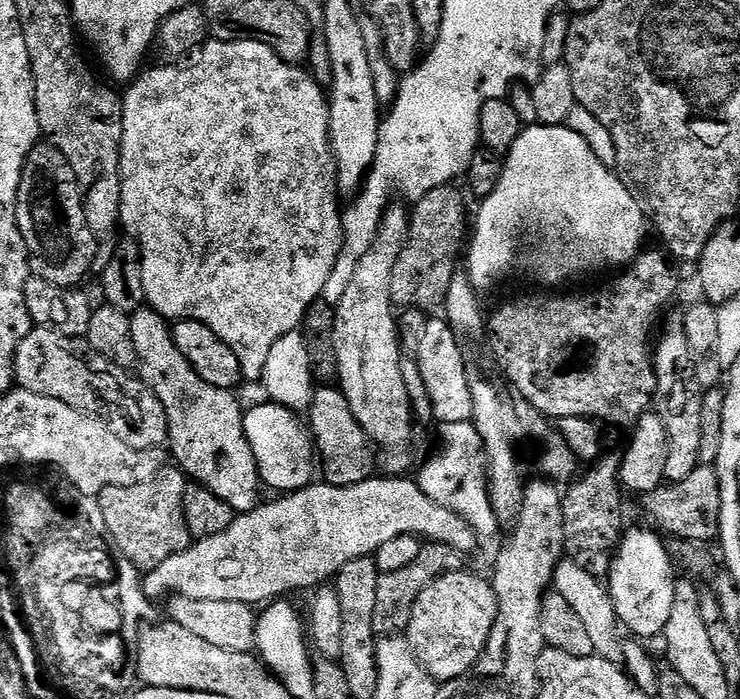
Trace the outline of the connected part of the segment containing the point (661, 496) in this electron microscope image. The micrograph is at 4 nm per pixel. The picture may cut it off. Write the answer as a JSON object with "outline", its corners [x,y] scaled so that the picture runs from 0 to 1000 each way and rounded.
{"outline":[[[946,665],[931,684],[915,692],[900,690],[881,704],[872,705],[866,715],[872,732],[886,747],[885,754],[908,764],[911,770],[959,778],[973,765],[974,701],[964,665]]]}

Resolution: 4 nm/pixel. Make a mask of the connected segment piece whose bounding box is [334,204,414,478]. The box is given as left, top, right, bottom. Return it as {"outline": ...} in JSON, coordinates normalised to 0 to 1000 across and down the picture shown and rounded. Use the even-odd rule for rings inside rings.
{"outline":[[[526,293],[505,349],[484,375],[474,402],[453,436],[451,495],[458,526],[457,552],[470,574],[478,598],[499,631],[509,641],[520,680],[547,680],[557,664],[558,589],[543,542],[538,458],[527,426],[528,393],[551,345],[553,302],[547,295]]]}

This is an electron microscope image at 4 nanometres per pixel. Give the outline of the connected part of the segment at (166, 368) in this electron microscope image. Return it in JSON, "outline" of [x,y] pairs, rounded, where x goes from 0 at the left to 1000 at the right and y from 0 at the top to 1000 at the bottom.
{"outline":[[[199,438],[174,451],[176,484],[181,484],[181,506],[184,508],[184,526],[188,542],[195,545],[195,551],[207,561],[219,575],[219,587],[224,587],[227,599],[226,639],[230,642],[236,662],[241,665],[250,682],[258,684],[264,691],[272,692],[274,698],[282,698],[300,718],[305,718],[314,725],[315,734],[328,735],[342,732],[353,720],[354,694],[349,667],[343,661],[343,644],[338,644],[338,632],[332,632],[332,615],[330,614],[331,585],[324,584],[319,574],[320,562],[307,555],[284,552],[284,546],[273,546],[268,535],[246,512],[246,505],[241,502],[241,495],[235,495],[235,484],[228,459],[212,449],[209,443]]]}

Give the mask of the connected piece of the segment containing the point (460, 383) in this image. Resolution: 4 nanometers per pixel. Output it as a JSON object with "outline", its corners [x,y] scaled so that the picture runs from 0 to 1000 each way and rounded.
{"outline":[[[580,455],[576,461],[576,479],[559,506],[565,529],[570,535],[572,551],[576,552],[576,561],[581,569],[584,601],[591,608],[607,607],[608,604],[634,604],[638,599],[638,551],[632,529],[627,524],[627,506],[619,491],[622,489],[618,478],[605,465],[604,456],[595,455],[595,458],[589,458],[589,455]]]}

